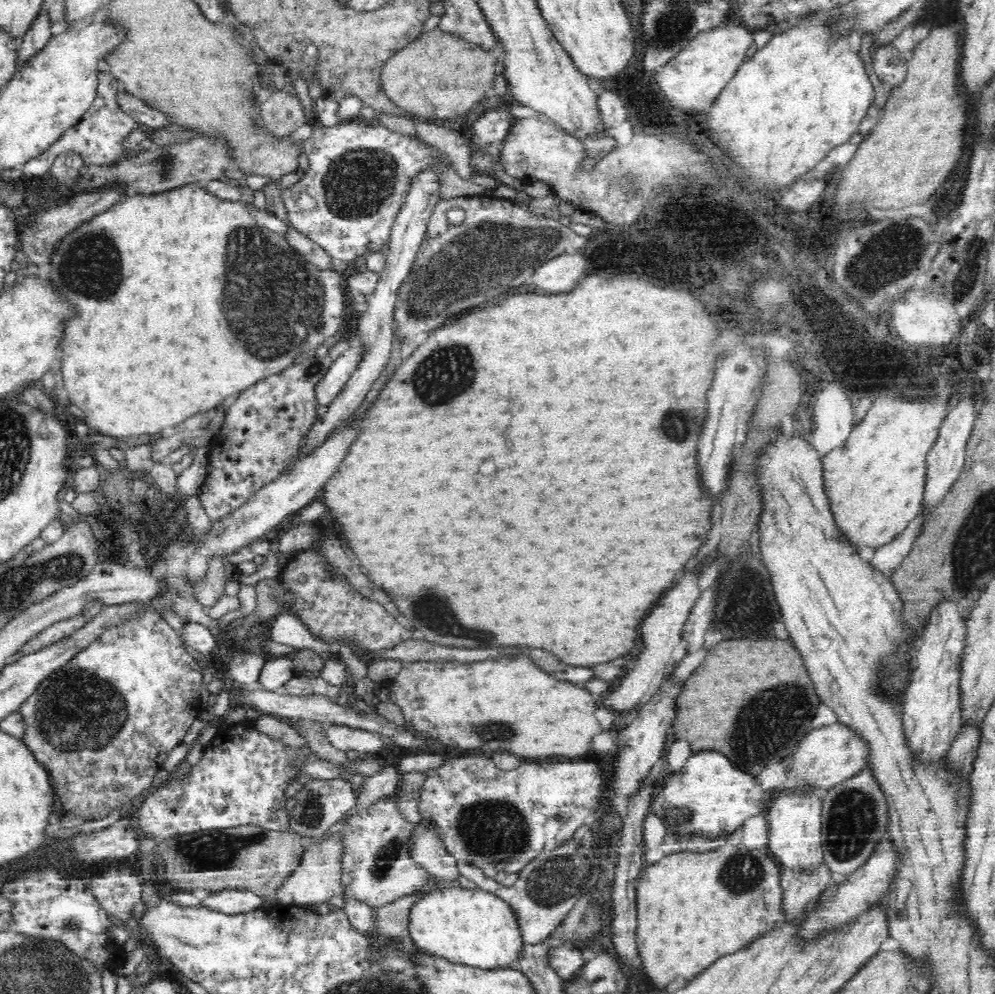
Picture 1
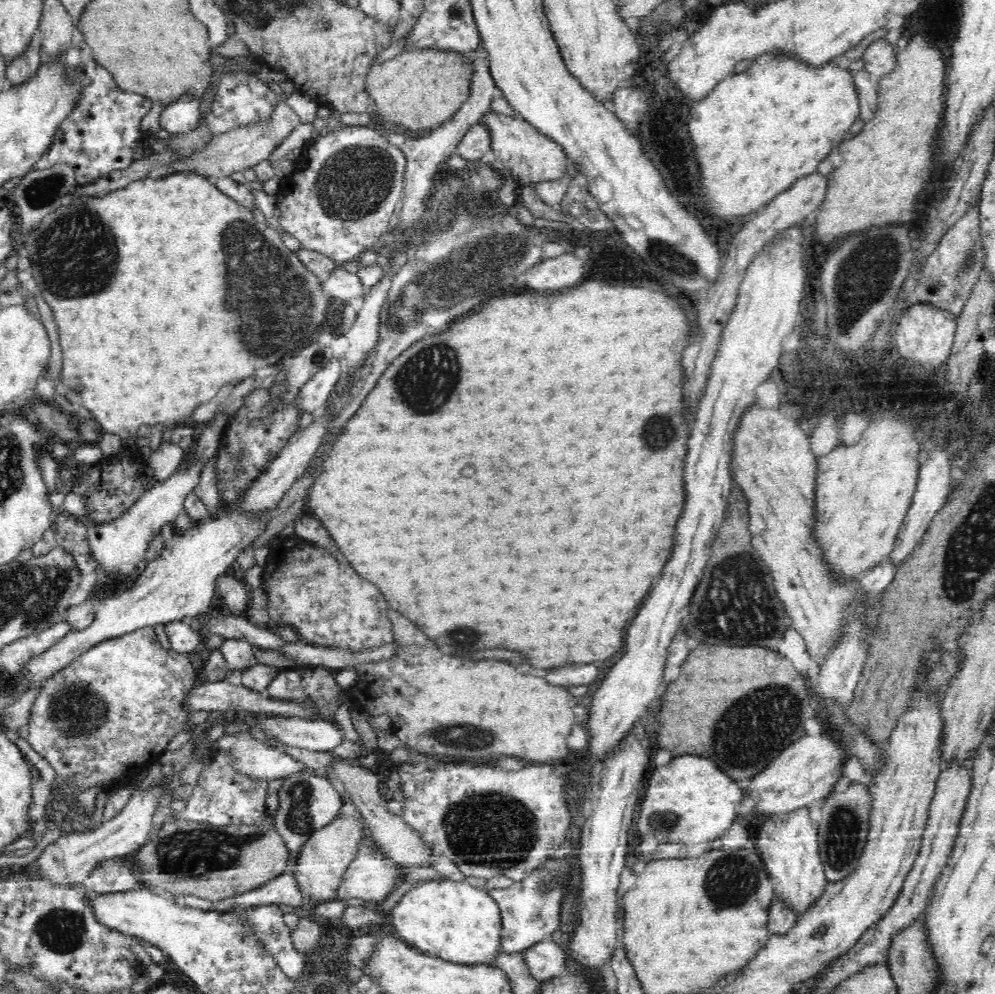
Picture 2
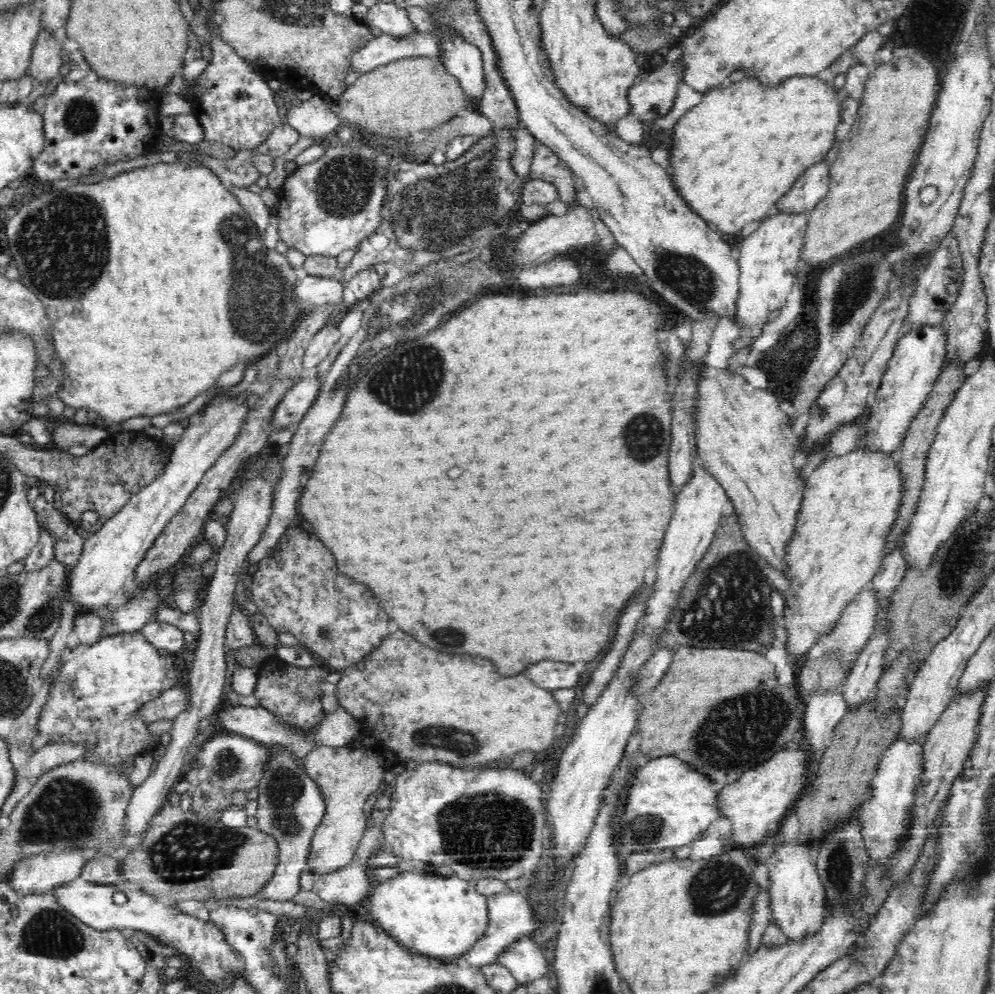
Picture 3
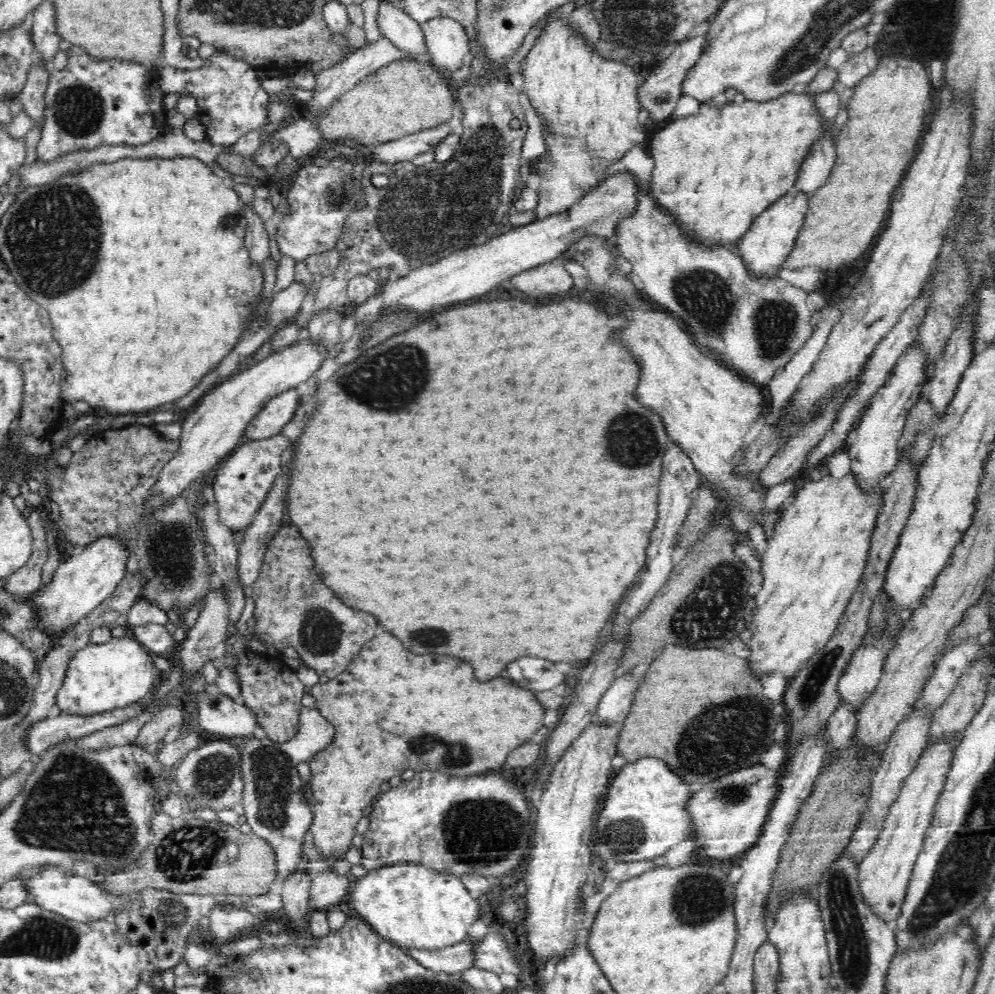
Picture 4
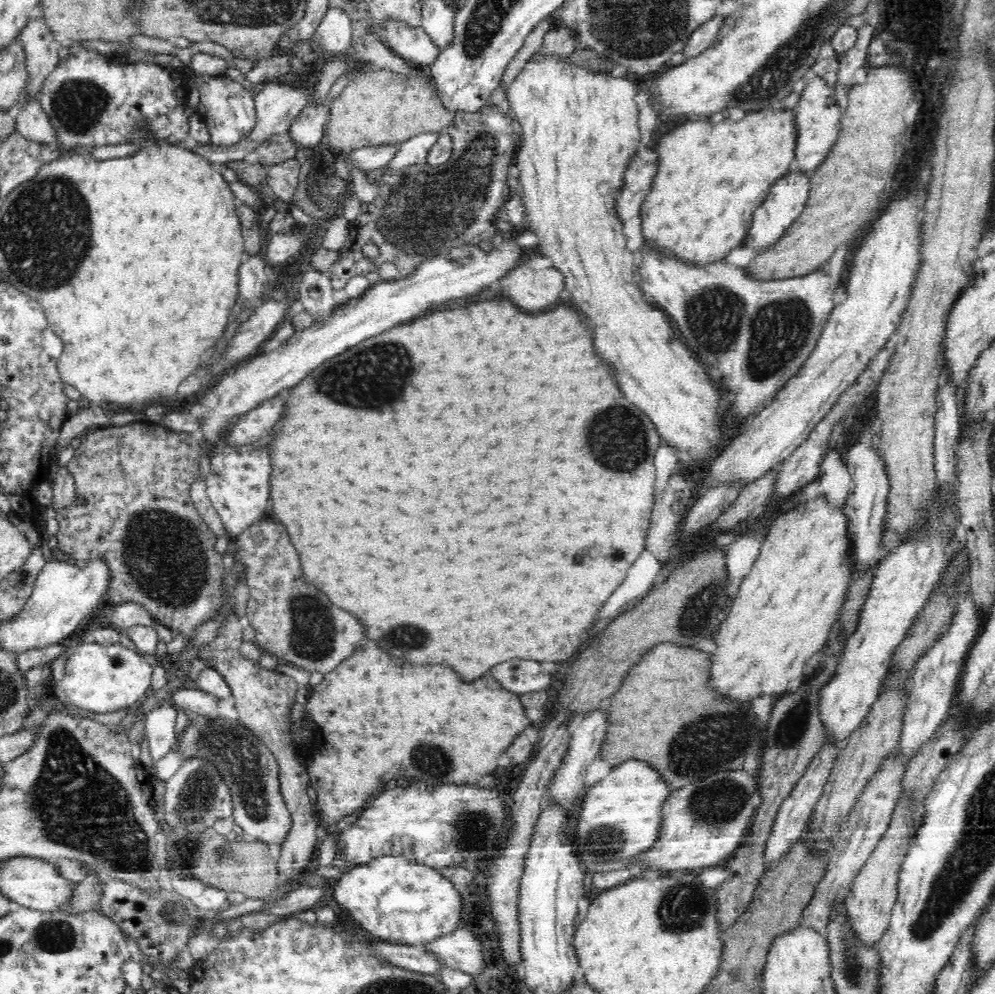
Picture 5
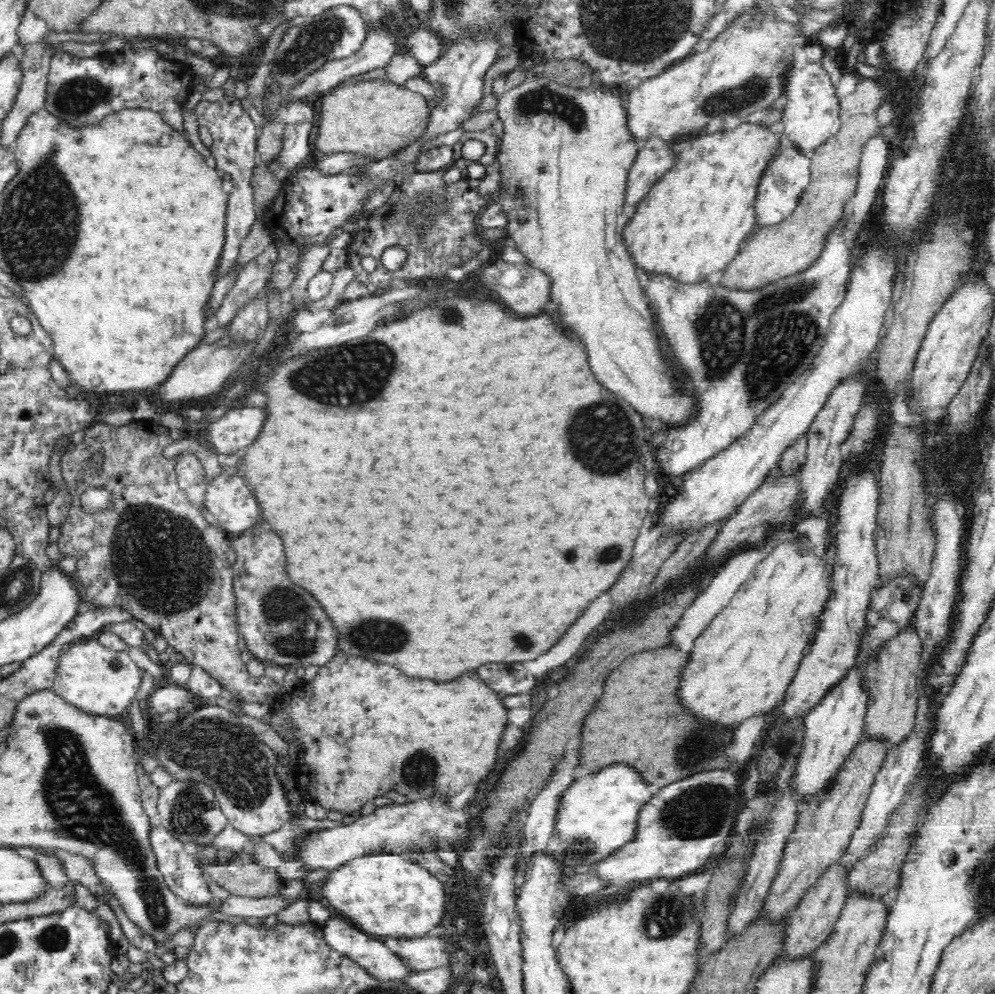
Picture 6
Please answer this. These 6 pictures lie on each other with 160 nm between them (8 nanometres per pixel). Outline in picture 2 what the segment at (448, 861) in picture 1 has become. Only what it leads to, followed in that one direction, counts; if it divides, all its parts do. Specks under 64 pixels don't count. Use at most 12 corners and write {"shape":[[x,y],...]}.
{"shape":[[335,757],[326,778],[363,817],[365,832],[403,868],[428,868],[434,848],[378,791],[377,770]]}

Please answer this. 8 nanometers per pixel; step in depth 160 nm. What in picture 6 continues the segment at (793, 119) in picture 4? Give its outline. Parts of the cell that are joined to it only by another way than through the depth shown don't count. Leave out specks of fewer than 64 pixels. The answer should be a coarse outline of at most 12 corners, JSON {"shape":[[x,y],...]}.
{"shape":[[782,134],[696,136],[624,230],[646,274],[722,271]]}

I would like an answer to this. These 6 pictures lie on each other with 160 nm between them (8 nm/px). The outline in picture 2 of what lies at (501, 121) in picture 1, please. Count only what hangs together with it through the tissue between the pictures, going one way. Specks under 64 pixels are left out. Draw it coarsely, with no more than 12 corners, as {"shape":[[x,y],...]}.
{"shape":[[468,130],[456,152],[470,162],[491,158],[492,131]]}

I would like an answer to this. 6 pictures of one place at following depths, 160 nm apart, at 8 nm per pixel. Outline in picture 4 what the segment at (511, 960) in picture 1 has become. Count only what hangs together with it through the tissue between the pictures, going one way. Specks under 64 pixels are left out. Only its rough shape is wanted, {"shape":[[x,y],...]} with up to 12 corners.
{"shape":[[384,865],[348,894],[401,948],[460,944],[480,904],[462,879]]}

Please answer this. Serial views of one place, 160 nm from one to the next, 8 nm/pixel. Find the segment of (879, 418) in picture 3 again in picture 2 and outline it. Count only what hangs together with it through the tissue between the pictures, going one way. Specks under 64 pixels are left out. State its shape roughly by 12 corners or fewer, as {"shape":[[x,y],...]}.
{"shape":[[910,305],[893,345],[932,373],[955,344],[956,315]]}

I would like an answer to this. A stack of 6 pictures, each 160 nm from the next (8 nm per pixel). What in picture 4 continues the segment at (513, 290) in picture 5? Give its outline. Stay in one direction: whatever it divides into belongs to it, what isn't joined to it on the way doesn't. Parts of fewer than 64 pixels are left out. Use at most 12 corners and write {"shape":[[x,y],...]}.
{"shape":[[557,261],[519,272],[510,280],[530,296],[574,288]]}

